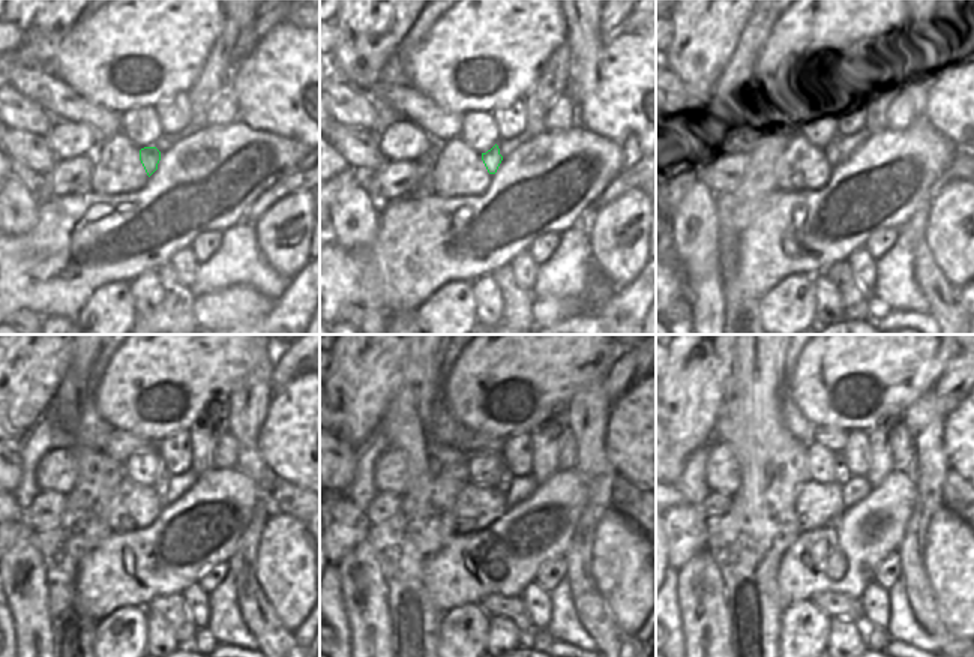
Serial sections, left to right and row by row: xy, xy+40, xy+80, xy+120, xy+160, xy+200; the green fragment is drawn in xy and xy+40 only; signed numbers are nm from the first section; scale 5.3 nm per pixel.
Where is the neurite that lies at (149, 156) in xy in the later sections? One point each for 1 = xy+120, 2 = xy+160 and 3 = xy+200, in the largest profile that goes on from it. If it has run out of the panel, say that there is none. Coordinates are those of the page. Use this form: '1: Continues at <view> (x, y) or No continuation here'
1: Continues at xy+120 (161, 483)
2: Continues at xy+160 (506, 476)
3: Continues at xy+200 (842, 473).

